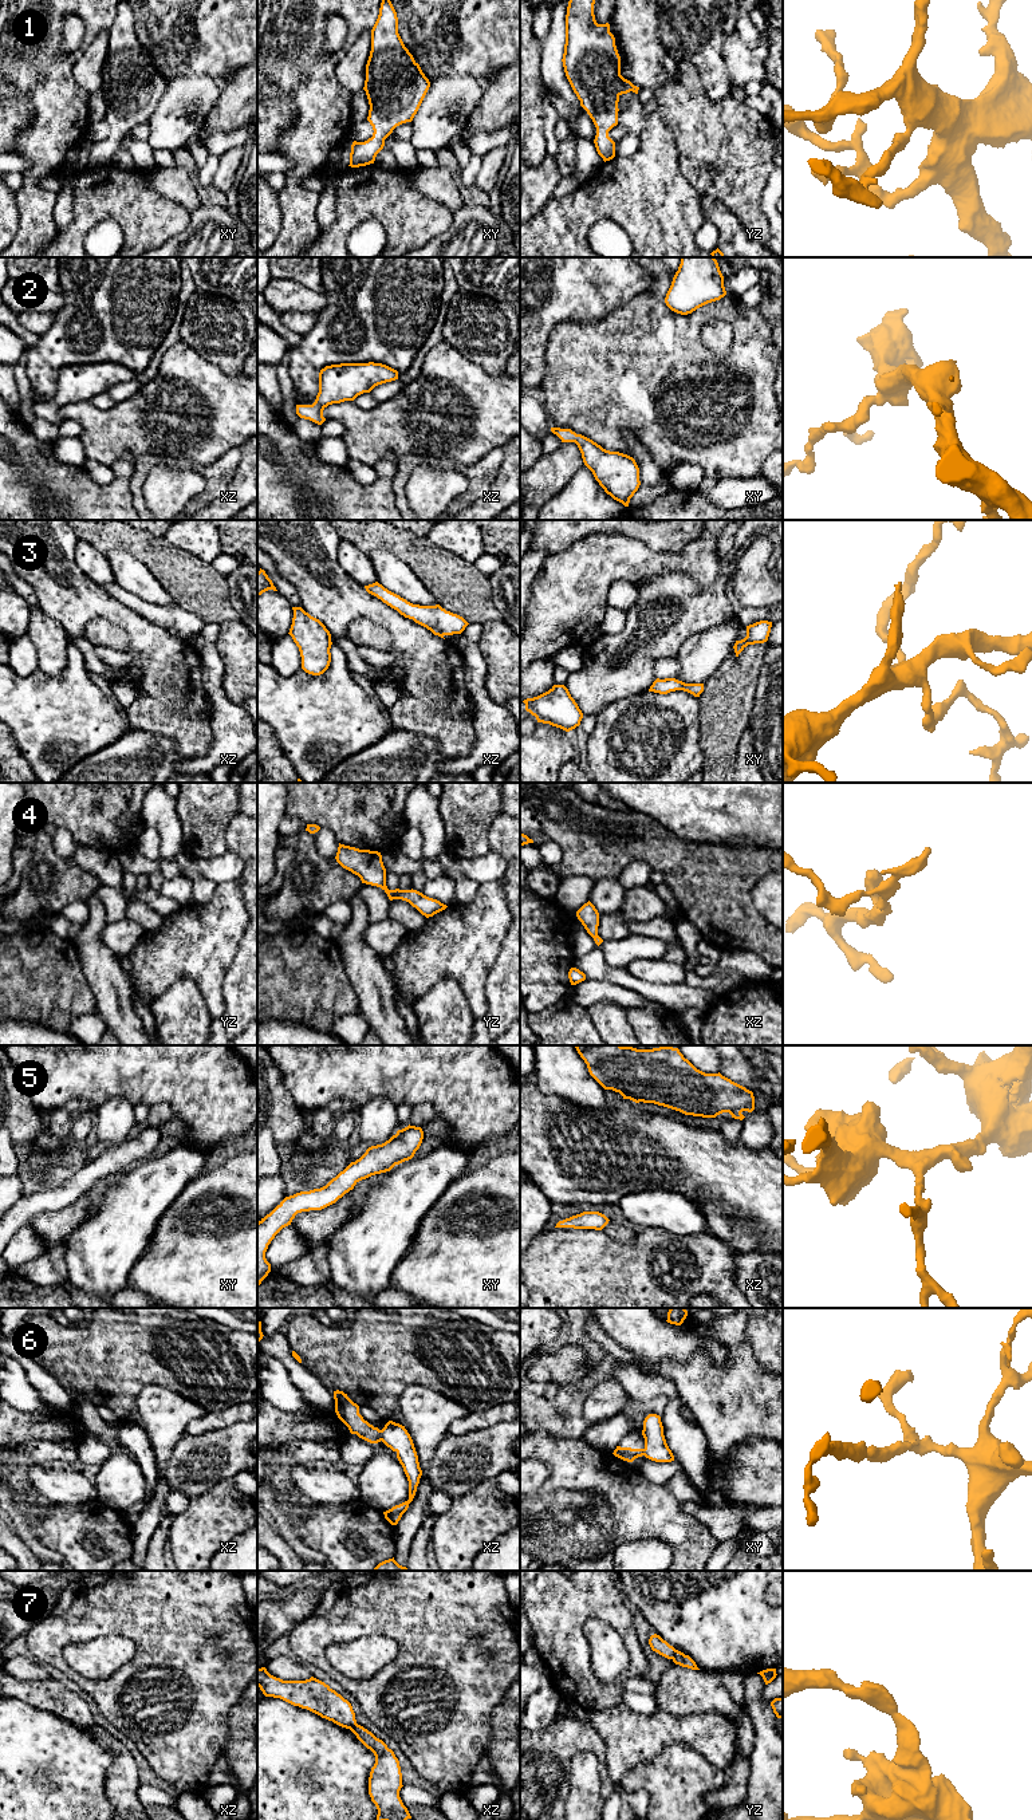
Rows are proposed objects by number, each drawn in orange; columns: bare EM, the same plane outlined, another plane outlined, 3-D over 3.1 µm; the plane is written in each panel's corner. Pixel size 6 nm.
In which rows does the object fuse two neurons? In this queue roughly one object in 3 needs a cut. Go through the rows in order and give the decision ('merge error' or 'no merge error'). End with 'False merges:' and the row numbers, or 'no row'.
1: no merge error
2: no merge error
3: no merge error
4: no merge error
5: no merge error
6: merge error
7: merge error
False merges: 6, 7

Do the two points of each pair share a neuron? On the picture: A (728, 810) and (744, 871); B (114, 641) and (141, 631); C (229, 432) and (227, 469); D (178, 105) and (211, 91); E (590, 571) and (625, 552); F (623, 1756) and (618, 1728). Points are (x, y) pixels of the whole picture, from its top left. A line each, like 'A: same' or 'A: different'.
A: different
B: different
C: different
D: same
E: same
F: same

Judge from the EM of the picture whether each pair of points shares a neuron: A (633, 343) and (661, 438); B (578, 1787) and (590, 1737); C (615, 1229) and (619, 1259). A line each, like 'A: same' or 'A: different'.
A: same
B: different
C: different

